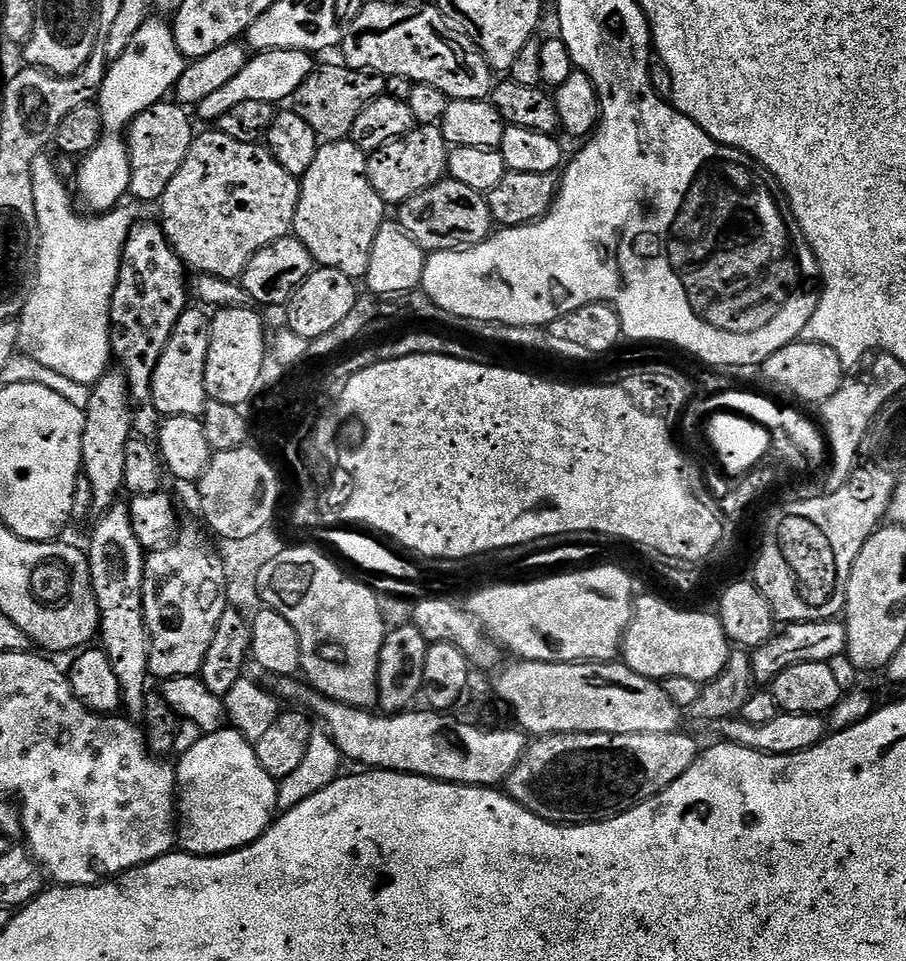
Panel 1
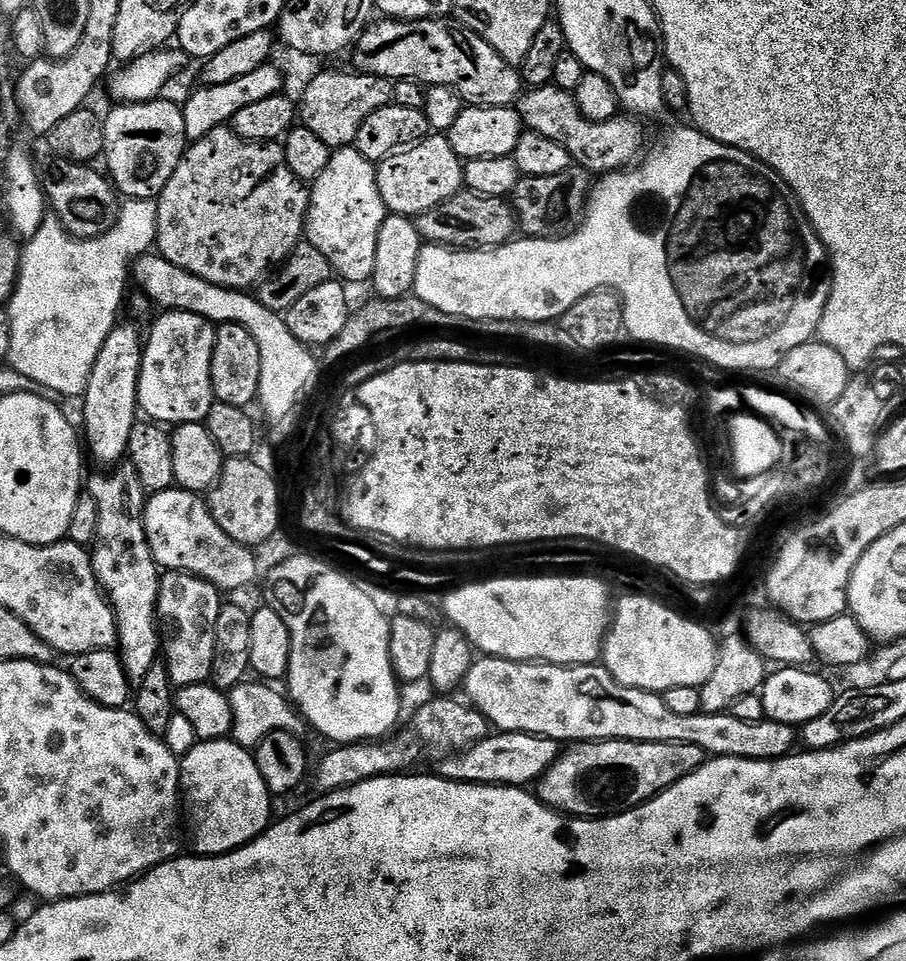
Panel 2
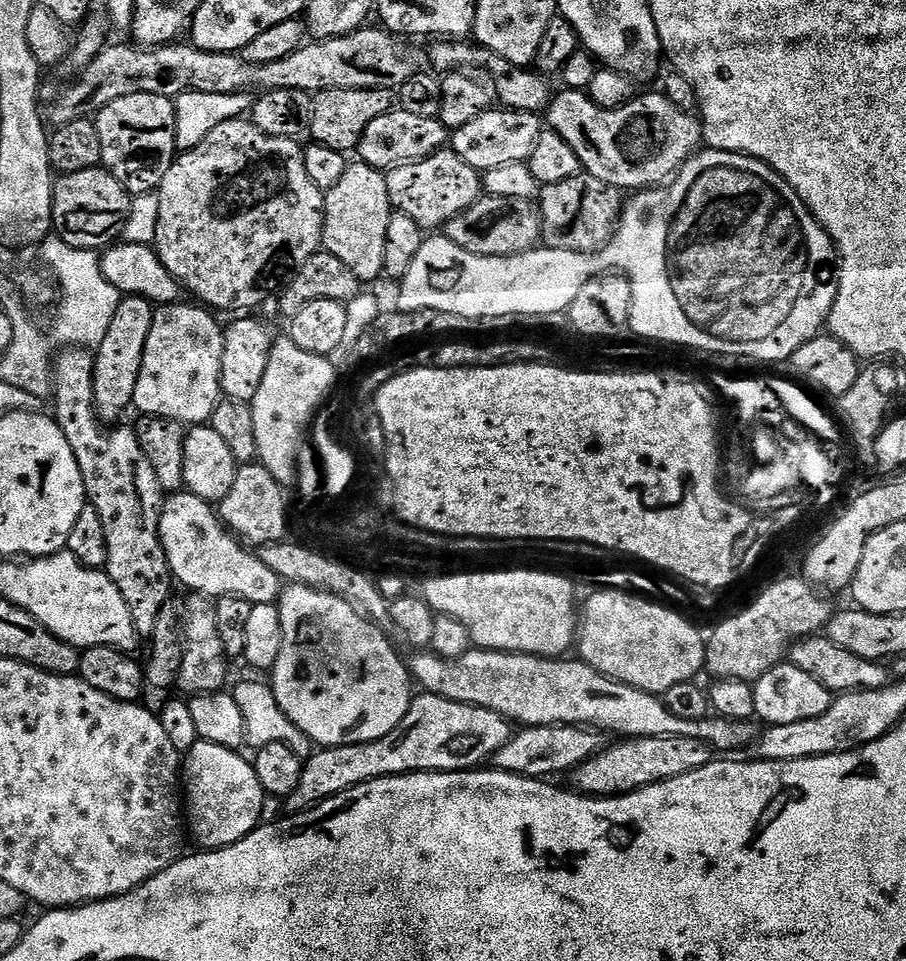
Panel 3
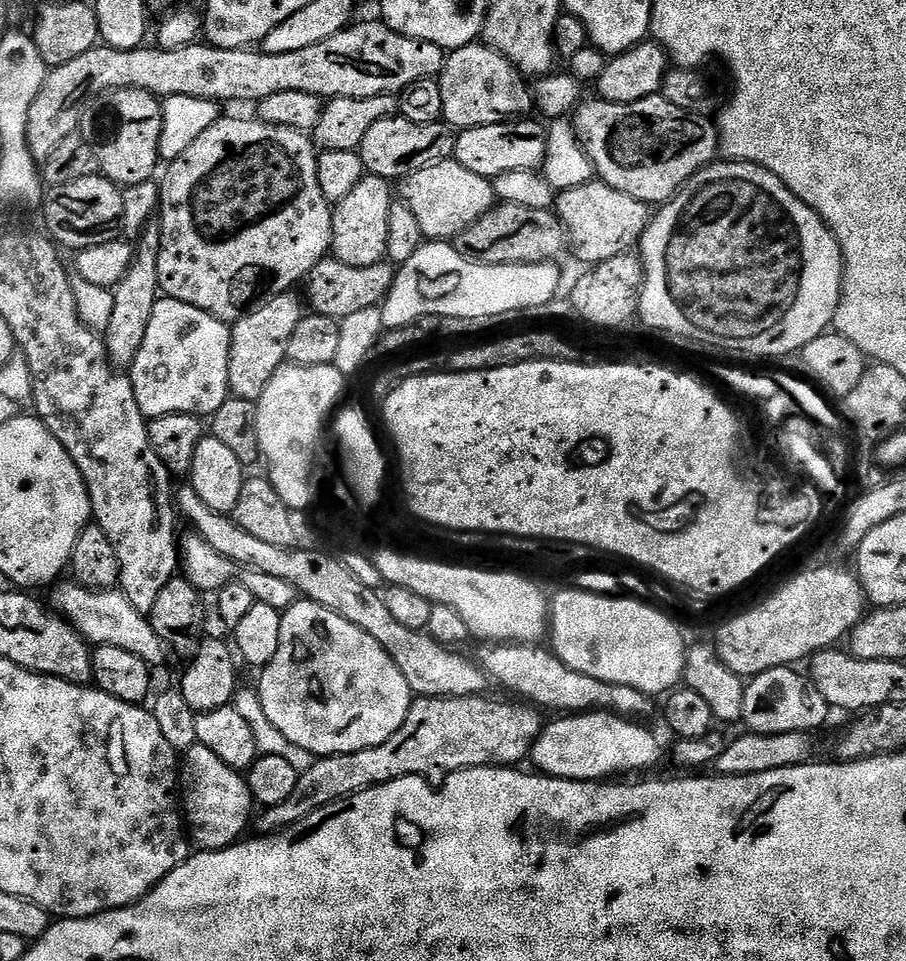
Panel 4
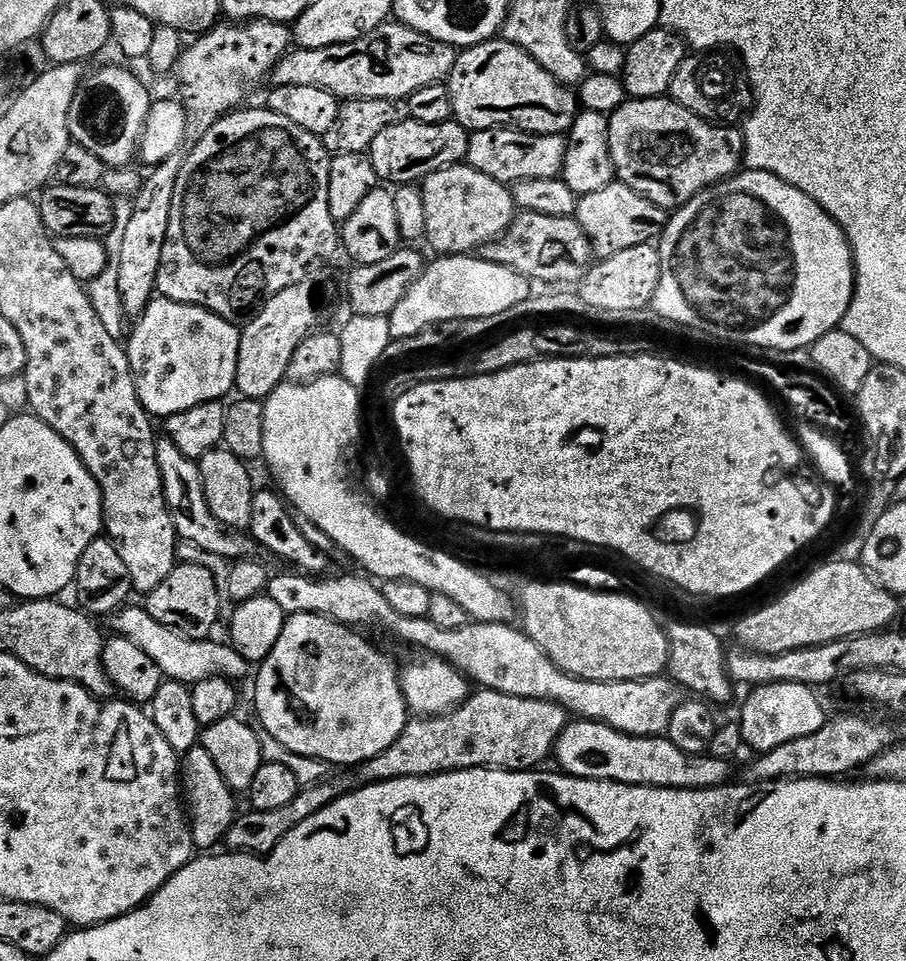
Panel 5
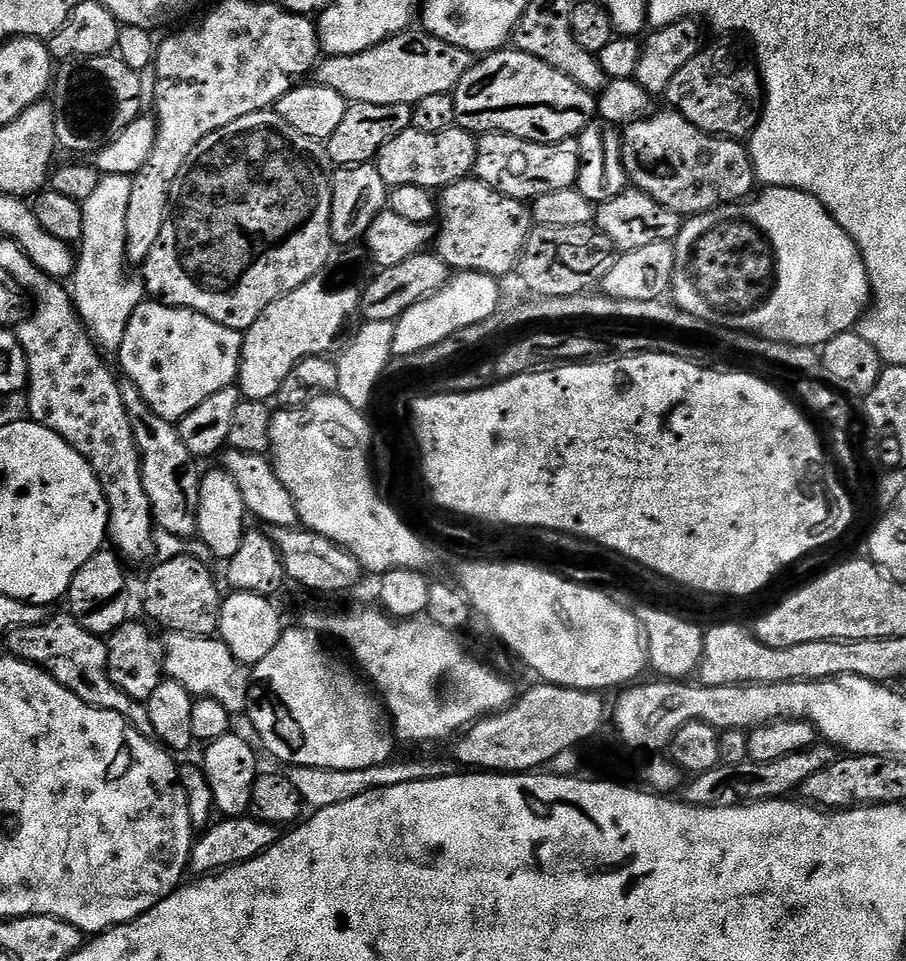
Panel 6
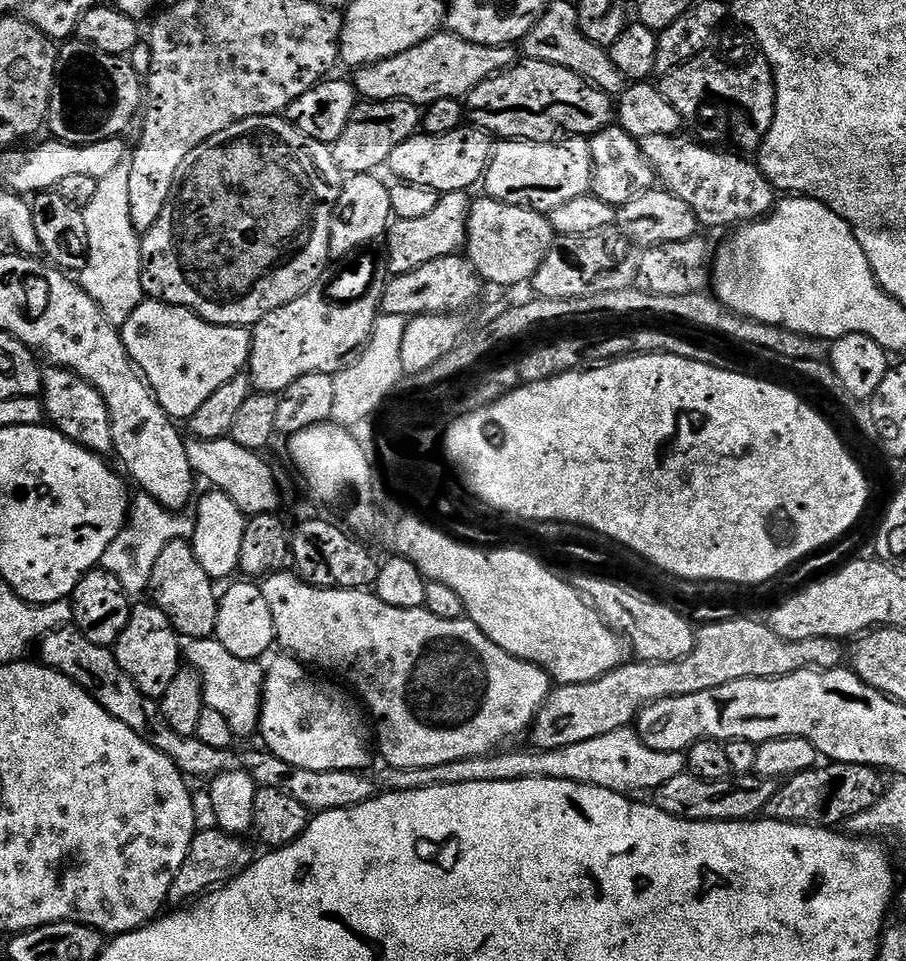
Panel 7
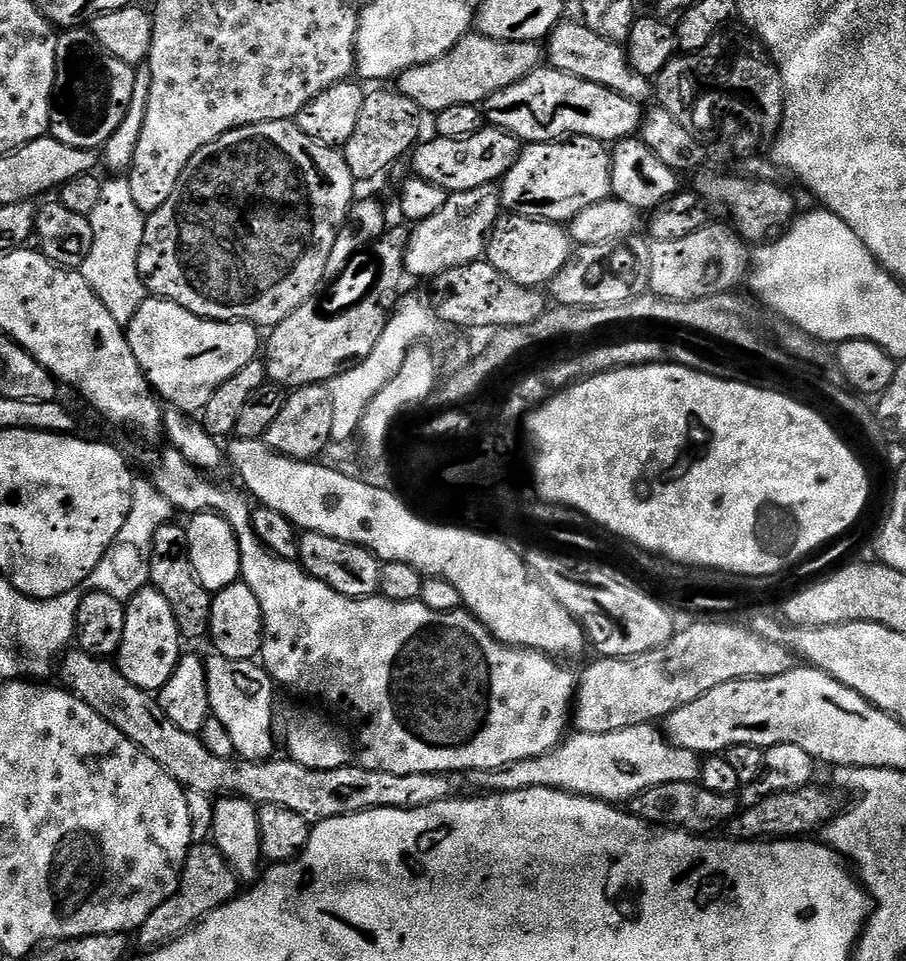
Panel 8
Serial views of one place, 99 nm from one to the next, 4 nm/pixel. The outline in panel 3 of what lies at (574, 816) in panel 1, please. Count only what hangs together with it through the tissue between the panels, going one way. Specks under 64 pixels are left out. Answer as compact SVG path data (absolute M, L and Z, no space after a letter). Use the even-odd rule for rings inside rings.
M642 736L616 742L613 748L605 747L595 752L589 760L582 762L571 773L575 791L586 796L624 796L636 792L647 784L660 784L682 774L690 774L702 766L711 764L714 749L698 738L685 736Z

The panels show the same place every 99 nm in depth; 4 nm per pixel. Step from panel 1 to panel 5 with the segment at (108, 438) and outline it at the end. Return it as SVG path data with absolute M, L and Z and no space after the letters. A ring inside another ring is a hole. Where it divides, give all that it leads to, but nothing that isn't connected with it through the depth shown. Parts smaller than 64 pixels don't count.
M171 156L166 162L155 165L152 173L144 176L144 185L135 193L132 200L133 213L127 223L119 251L115 253L114 263L118 270L119 297L125 317L139 318L157 295L156 279L158 266L162 266L162 246L166 246L166 234L170 226L170 210L174 206L174 186L178 182L180 167L184 156Z

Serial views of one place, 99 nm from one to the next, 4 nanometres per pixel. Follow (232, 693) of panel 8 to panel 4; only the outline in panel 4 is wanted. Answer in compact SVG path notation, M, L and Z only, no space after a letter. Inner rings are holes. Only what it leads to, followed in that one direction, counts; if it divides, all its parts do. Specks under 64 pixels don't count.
M75 582L63 584L55 589L57 592L53 594L52 600L50 599L51 607L80 631L89 645L122 646L122 650L138 654L138 658L142 658L142 662L149 666L157 666L156 664L163 662L164 652L166 653L165 641L161 640L154 630L151 619L145 613L134 610L130 598L126 598L124 592L119 590L98 592L91 588L83 588L81 584Z

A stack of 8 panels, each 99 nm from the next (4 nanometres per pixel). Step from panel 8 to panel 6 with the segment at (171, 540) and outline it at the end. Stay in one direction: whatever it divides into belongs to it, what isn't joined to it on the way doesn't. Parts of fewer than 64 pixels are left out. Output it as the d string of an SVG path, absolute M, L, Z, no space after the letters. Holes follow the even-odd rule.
M191 554L161 560L155 566L157 568L144 580L144 612L149 616L147 619L153 625L161 624L165 633L212 636L218 628L222 591L216 585L211 570Z

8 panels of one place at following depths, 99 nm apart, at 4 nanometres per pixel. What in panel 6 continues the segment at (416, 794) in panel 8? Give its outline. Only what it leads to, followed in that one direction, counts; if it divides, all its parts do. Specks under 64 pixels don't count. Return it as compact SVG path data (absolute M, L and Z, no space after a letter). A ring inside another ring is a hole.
M71 614L64 616L49 615L40 624L23 624L21 628L13 628L6 637L8 643L7 651L15 656L17 660L25 660L27 664L37 664L39 668L49 672L52 677L62 686L69 688L82 702L86 702L95 708L110 710L122 714L143 736L152 736L150 726L150 714L147 707L141 701L130 698L114 682L108 673L108 645L101 637L95 636L90 630L86 630L79 624Z

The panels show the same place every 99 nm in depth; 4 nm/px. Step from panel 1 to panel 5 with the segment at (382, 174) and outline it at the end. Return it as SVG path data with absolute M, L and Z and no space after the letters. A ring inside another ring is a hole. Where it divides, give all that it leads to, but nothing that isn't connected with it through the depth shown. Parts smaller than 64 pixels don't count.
M467 162L434 170L434 174L427 176L419 185L419 189L422 202L426 205L426 244L440 256L466 256L483 249L485 244L499 240L518 215L518 207L512 196L513 189L490 178L490 174L474 170Z

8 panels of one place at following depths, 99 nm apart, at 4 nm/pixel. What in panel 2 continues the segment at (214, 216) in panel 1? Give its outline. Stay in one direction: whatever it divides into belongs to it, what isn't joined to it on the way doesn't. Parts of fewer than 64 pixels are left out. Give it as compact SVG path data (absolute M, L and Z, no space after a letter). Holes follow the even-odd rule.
M231 127L216 128L185 151L178 170L174 170L174 178L166 182L166 190L162 190L156 201L158 234L155 247L159 255L174 262L174 266L182 266L182 270L190 270L190 274L206 278L206 282L214 286L252 290L270 270L283 264L301 243L309 199L305 181L290 170L279 143L255 144L238 138Z

